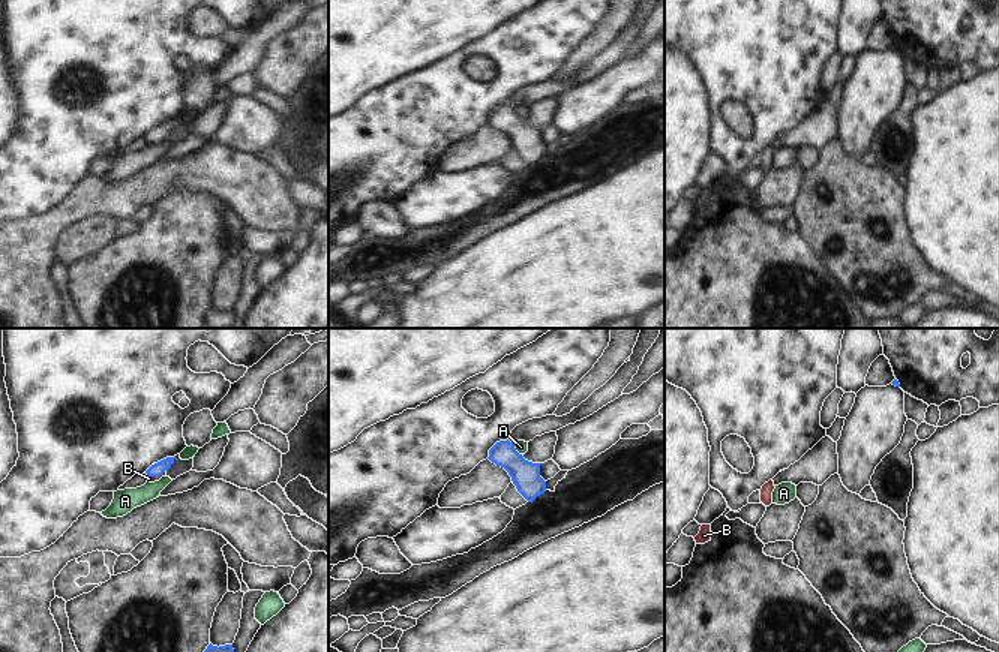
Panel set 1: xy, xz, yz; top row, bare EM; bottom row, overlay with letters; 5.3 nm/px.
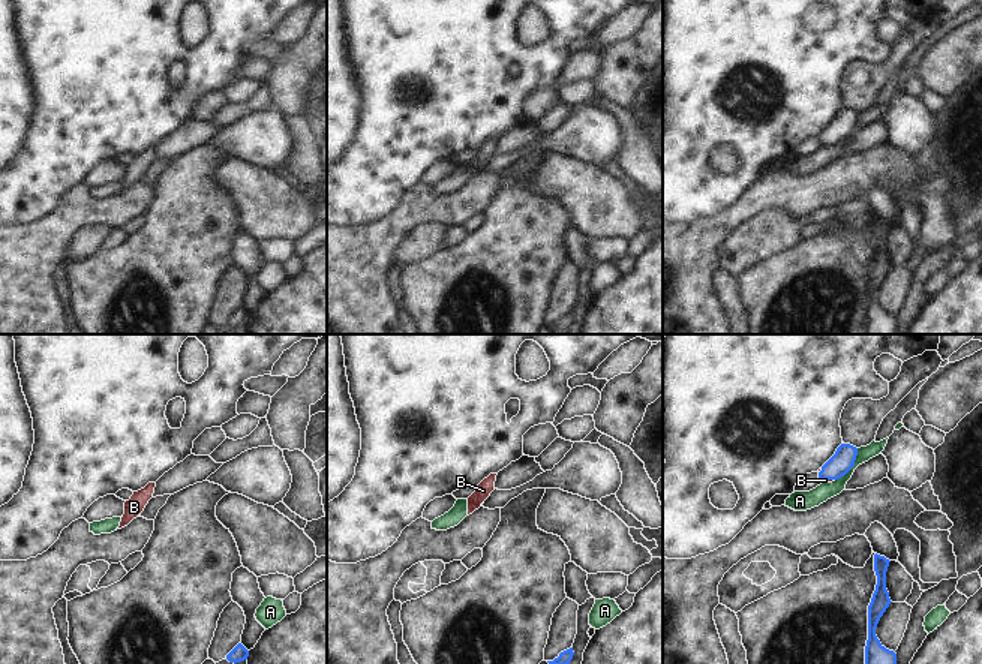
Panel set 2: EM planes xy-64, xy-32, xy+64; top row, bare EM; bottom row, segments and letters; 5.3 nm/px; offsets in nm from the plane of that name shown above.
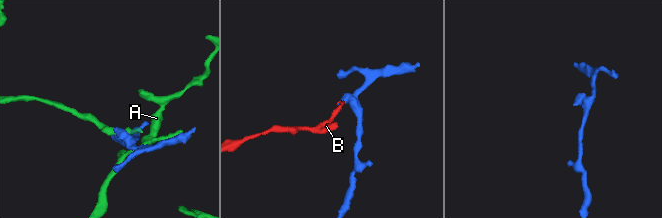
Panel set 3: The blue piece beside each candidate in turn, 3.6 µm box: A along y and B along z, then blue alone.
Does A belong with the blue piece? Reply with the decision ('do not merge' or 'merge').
do not merge

